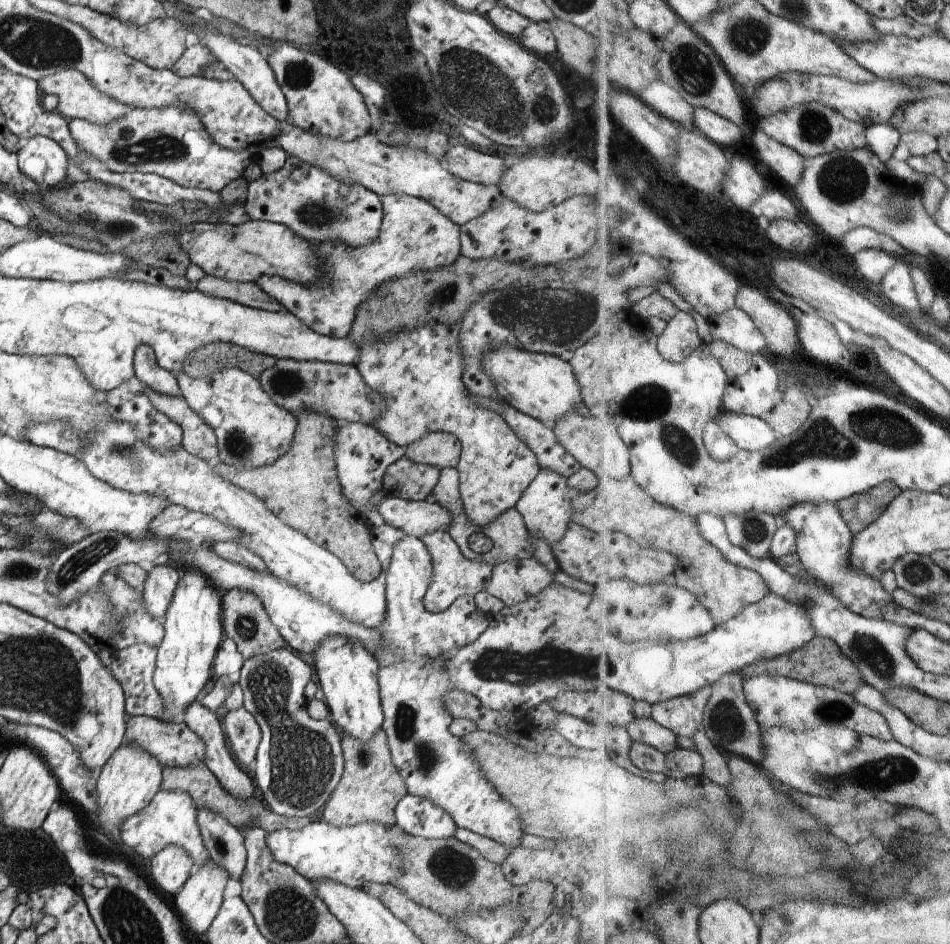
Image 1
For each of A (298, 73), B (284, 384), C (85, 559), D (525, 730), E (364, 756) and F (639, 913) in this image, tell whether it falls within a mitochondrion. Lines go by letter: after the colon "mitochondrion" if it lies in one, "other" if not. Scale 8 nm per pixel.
A: mitochondrion
B: mitochondrion
C: mitochondrion
D: other
E: mitochondrion
F: other

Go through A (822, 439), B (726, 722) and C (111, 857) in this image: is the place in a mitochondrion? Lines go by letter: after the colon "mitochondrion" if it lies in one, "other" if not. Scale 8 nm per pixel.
A: mitochondrion
B: mitochondrion
C: other

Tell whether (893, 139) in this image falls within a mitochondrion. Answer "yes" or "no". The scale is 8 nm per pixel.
no

